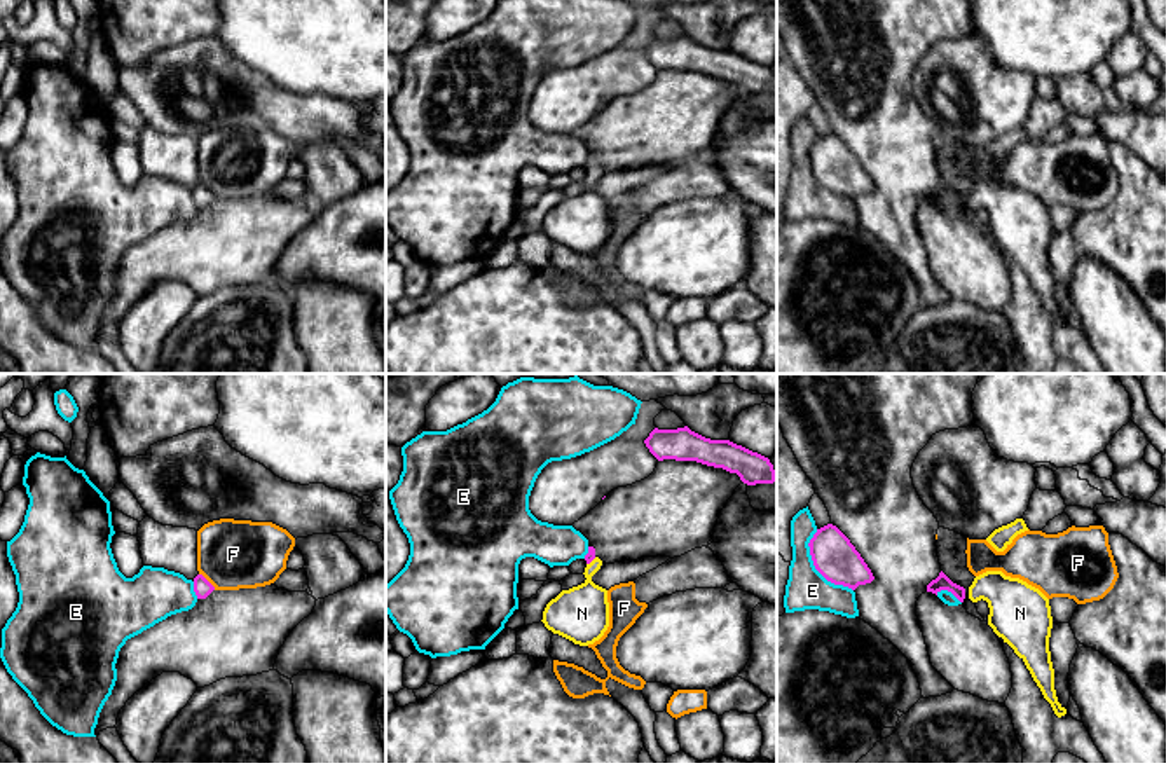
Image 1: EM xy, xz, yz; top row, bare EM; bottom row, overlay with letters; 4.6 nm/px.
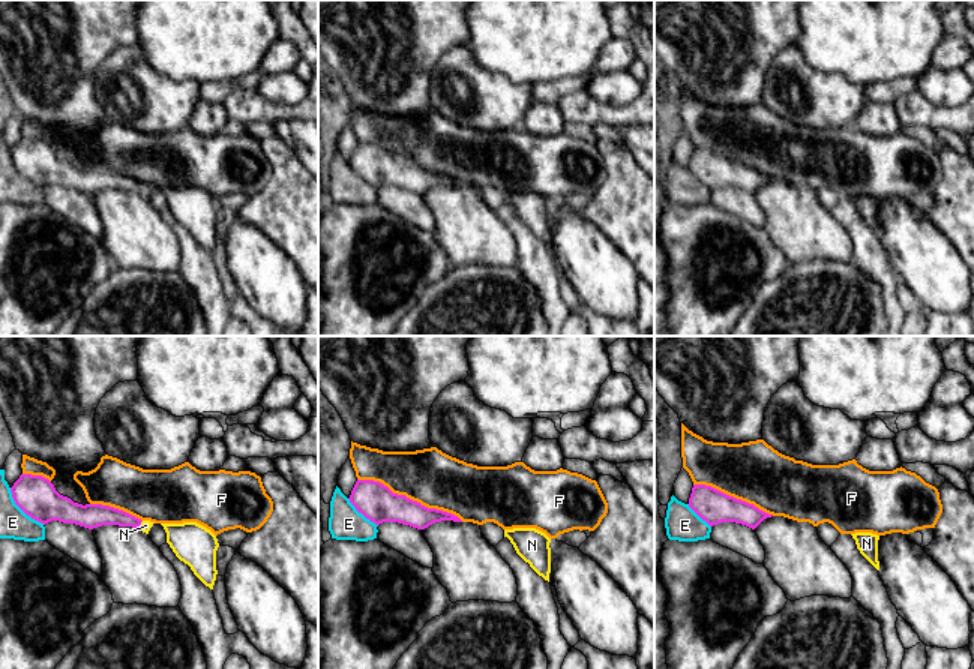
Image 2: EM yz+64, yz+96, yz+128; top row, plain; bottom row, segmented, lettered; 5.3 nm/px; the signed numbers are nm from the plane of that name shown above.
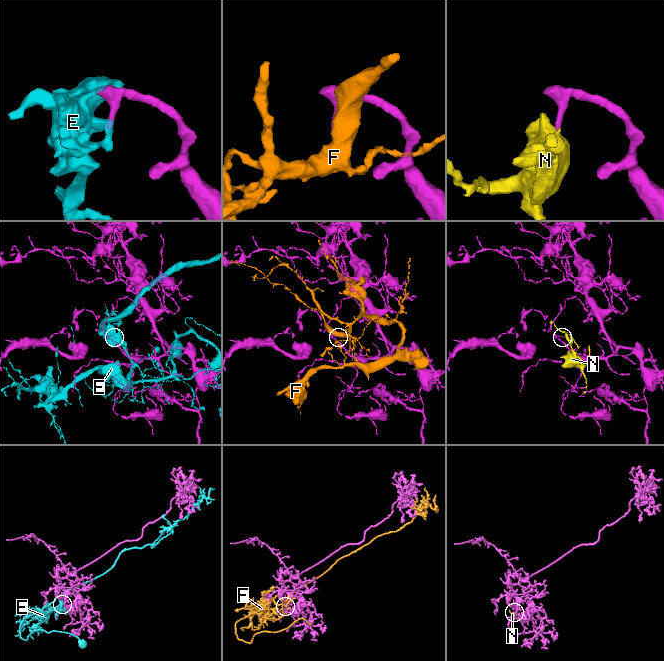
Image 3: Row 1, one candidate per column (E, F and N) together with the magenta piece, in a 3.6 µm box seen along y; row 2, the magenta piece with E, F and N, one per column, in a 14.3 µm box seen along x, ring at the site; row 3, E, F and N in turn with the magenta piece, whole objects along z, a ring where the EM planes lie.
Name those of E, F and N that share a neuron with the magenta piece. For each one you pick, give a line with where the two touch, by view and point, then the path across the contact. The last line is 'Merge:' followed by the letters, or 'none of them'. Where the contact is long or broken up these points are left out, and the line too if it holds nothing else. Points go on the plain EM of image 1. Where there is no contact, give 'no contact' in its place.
N: meets magenta in xz at (590, 170); runs through xz (590, 164), (590, 170), (589, 210), (582, 222)
Merge: N

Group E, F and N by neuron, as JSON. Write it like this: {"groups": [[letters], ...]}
{"groups": [["E"], ["F"], ["N"]]}

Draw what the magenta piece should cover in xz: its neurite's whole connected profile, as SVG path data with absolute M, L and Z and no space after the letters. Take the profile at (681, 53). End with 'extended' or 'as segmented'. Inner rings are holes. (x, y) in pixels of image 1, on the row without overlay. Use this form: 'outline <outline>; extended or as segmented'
outline M688 35L677 38L655 37L644 49L658 68L696 70L737 82L747 94L773 93L775 79L768 66L730 49L710 49Z; as segmented

